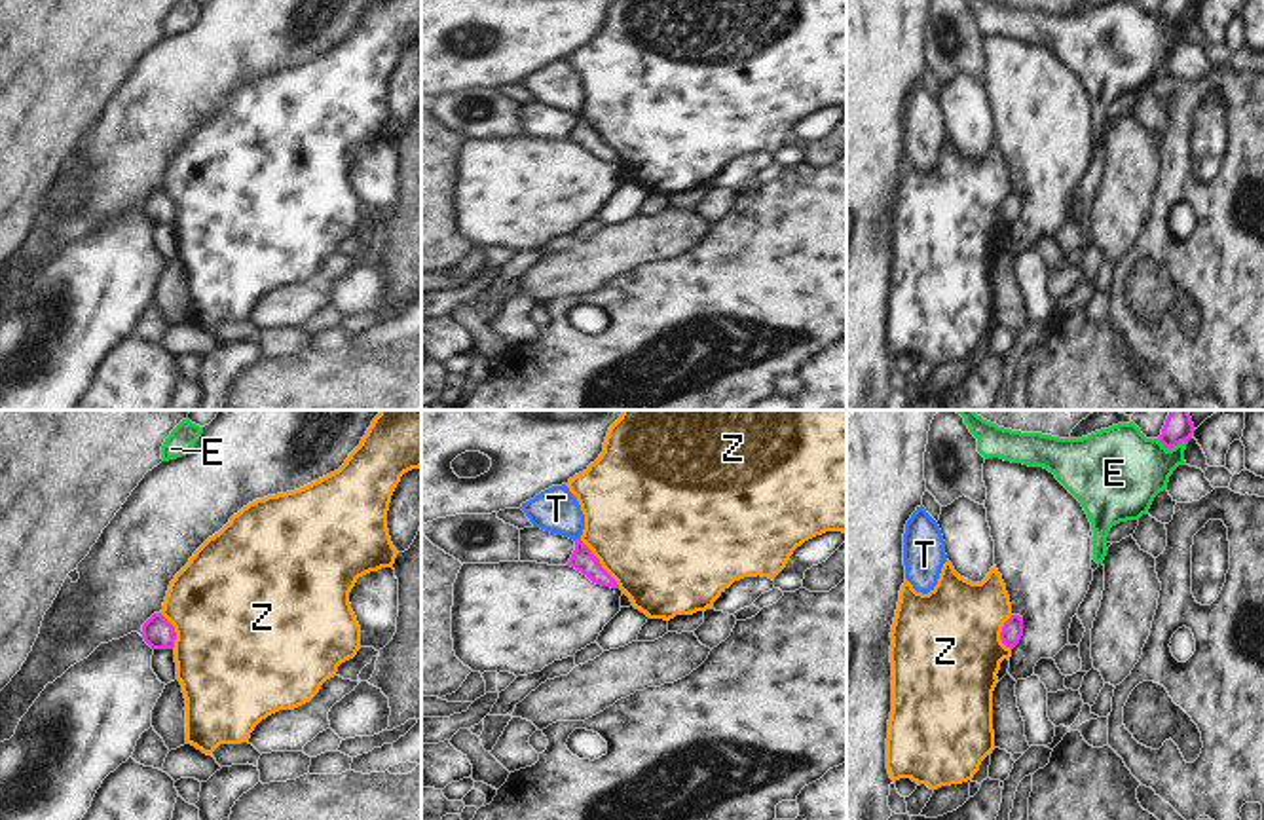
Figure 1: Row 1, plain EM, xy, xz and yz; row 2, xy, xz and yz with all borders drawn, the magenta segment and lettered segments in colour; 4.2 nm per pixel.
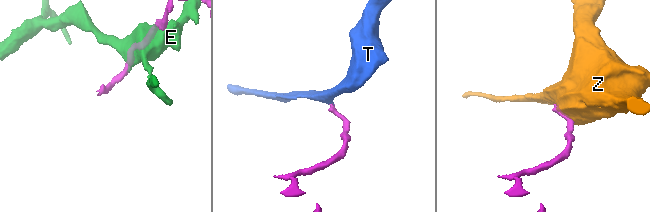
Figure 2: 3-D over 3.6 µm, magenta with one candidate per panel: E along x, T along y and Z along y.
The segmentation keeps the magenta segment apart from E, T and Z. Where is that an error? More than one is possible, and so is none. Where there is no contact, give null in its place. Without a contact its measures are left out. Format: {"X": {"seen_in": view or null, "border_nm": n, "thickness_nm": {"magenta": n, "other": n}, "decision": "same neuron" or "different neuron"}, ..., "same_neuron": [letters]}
{"E": {"seen_in": "yz", "border_nm": 130, "thickness_nm": {"magenta": 120, "other": 380}, "decision": "different neuron"}, "T": {"seen_in": "xz", "border_nm": 30, "thickness_nm": {"magenta": 100, "other": 190}, "decision": "same neuron"}, "Z": {"seen_in": "xz", "border_nm": 260, "thickness_nm": {"magenta": 100, "other": 500}, "decision": "different neuron"}, "same_neuron": ["T"]}

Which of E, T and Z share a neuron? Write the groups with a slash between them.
E / T / Z

